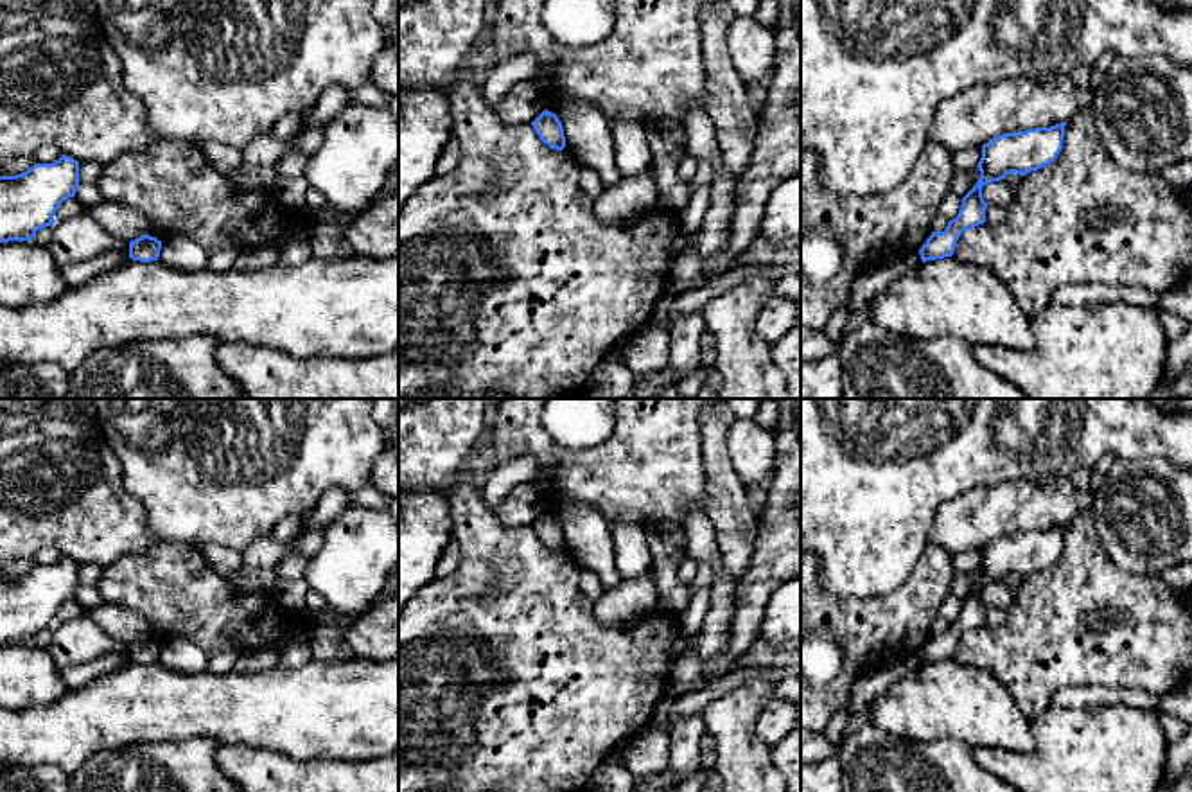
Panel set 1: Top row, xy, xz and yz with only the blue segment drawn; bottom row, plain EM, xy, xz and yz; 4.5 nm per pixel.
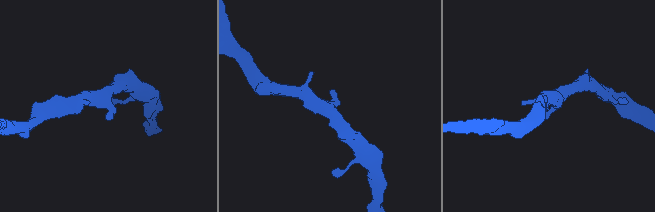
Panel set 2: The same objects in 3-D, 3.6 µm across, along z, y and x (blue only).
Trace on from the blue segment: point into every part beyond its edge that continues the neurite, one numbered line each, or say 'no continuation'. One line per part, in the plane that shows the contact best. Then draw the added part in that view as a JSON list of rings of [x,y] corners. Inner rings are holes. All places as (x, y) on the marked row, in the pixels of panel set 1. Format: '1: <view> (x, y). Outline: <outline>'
no continuation

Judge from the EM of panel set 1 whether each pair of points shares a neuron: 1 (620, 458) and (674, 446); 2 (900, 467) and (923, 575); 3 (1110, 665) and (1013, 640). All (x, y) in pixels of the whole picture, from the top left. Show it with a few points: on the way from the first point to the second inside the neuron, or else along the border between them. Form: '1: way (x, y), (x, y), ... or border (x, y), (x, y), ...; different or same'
1: way (632, 458), (652, 457), (661, 448); same
2: border (929, 545), (912, 573), (894, 589); different
3: way (1086, 647), (1078, 647), (1070, 640), (1036, 640); same

